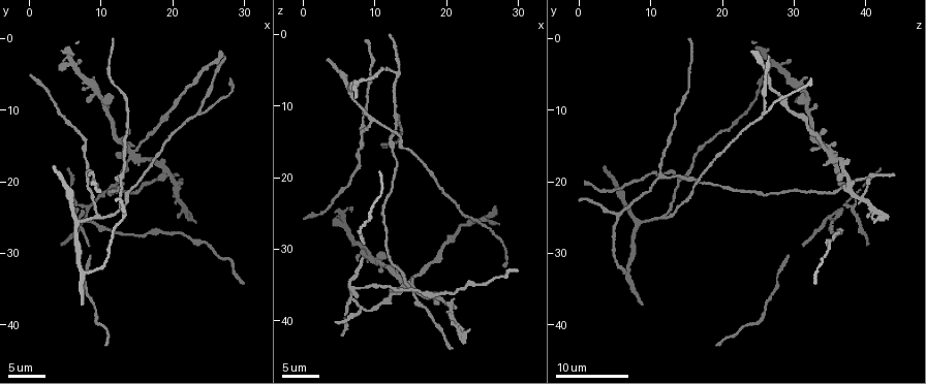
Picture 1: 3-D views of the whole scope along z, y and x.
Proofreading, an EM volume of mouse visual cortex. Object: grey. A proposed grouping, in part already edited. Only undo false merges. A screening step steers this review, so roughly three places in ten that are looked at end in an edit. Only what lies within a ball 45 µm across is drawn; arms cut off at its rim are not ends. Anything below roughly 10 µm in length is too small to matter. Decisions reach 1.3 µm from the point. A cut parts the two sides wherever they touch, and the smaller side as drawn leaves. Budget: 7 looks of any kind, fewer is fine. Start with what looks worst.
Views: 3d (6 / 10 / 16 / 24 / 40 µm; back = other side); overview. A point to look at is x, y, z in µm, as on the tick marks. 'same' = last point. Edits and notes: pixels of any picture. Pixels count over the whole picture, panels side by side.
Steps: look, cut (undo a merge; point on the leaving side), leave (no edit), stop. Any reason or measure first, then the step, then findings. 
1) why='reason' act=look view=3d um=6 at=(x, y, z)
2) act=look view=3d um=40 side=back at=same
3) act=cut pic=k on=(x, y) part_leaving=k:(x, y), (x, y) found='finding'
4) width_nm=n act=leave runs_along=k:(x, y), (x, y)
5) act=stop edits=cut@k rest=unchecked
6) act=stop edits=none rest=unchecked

why='arms part here' act=look view=3d um=16 at=(8.0, 19.5, 14.0)

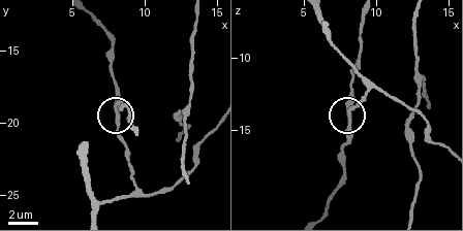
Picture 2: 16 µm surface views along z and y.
width_nm=220 act=leave runs_along=2:(214, 129), (190, 170), (146, 195), (116, 126), (120, 107) found='all the same cell'

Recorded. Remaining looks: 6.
why='looks like a crossing' act=look view=3d um=10 at=(14.5, 16.5, 35.0)

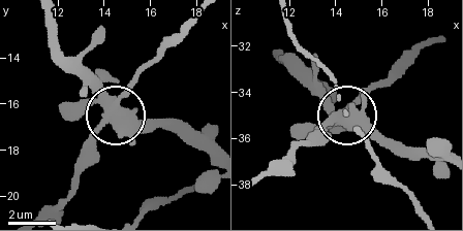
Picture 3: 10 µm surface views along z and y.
act=look view=3d um=10 side=back at=(14.1, 16.1, 35.2)

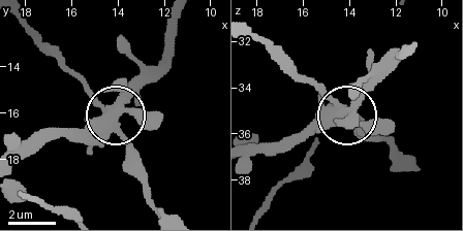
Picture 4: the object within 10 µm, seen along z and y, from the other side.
act=cut pic=4 on=(129, 146) part_leaving=4:(113, 120), (26, 21) found='a second cell is stuck on'

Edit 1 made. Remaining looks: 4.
act=look view=3d um=10 at=(21.0, 23.0, 39.5)

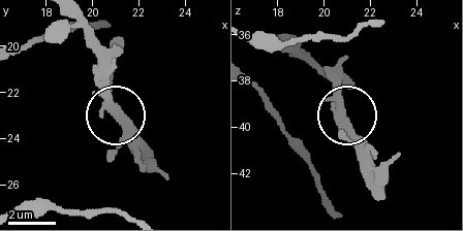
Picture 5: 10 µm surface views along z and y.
act=look view=3d um=6 at=(20.9, 22.6, 39.7)

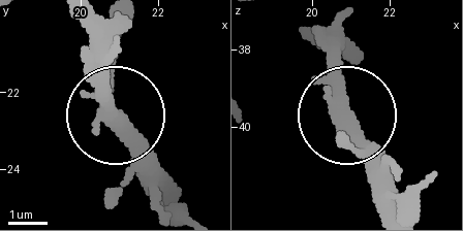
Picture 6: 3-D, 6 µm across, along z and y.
width_nm=360 act=leave found='continuous, no second cell'

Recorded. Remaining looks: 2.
act=stop edits=cut@4 rest=unchecked

